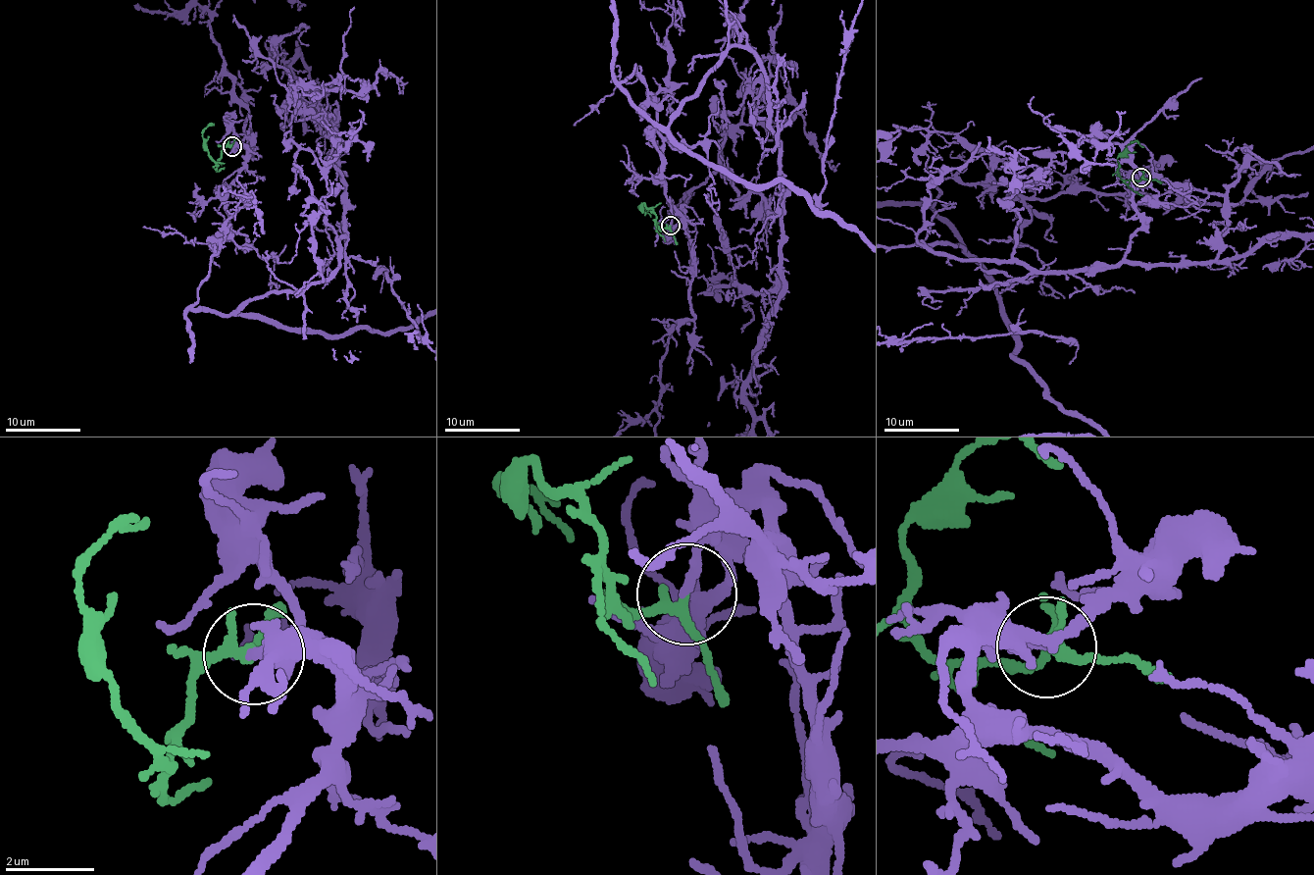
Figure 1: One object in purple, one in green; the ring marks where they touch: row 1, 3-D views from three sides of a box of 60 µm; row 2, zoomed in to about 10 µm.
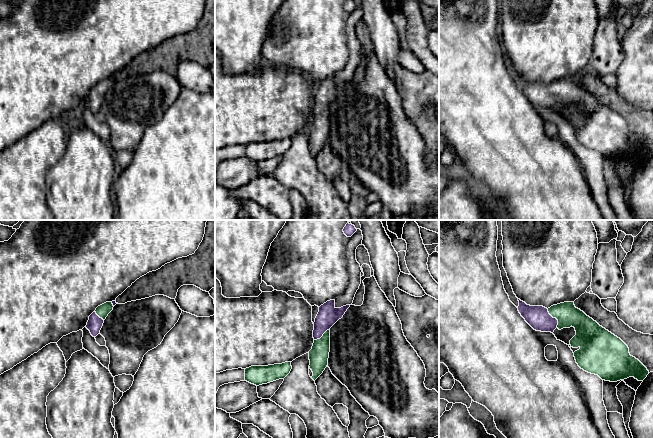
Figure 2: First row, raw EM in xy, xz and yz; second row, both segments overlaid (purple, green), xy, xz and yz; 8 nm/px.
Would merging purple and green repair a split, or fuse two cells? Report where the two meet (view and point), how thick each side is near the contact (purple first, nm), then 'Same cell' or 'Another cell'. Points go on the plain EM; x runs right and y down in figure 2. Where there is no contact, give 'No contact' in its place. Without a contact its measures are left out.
Touches purple at yz (555, 94). Thickness 190 nm (purple) against 180 nm. Same cell

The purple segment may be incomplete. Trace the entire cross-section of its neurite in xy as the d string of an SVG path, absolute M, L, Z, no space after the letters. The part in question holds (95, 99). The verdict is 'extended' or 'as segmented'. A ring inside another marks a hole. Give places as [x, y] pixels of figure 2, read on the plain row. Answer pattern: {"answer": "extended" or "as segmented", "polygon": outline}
{"answer": "extended", "polygon": "M116 77L106 78L96 84L96 86L89 92L86 104L90 107L93 113L96 113L103 102L104 96L108 90L113 86Z"}

